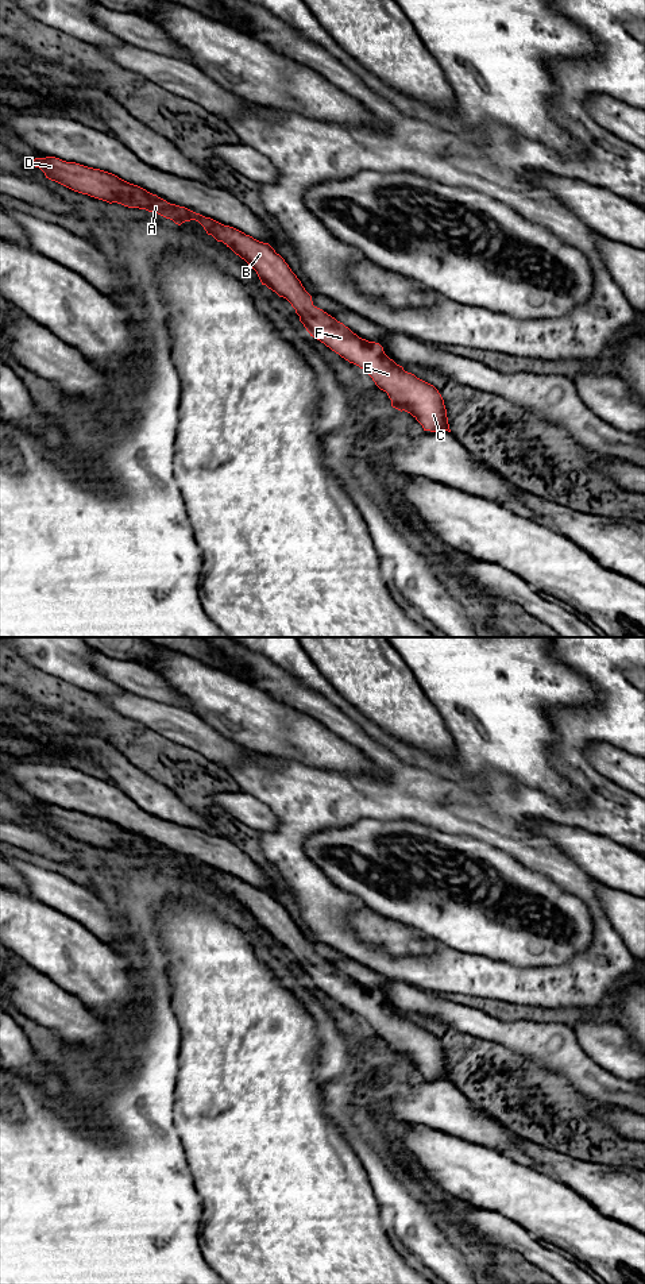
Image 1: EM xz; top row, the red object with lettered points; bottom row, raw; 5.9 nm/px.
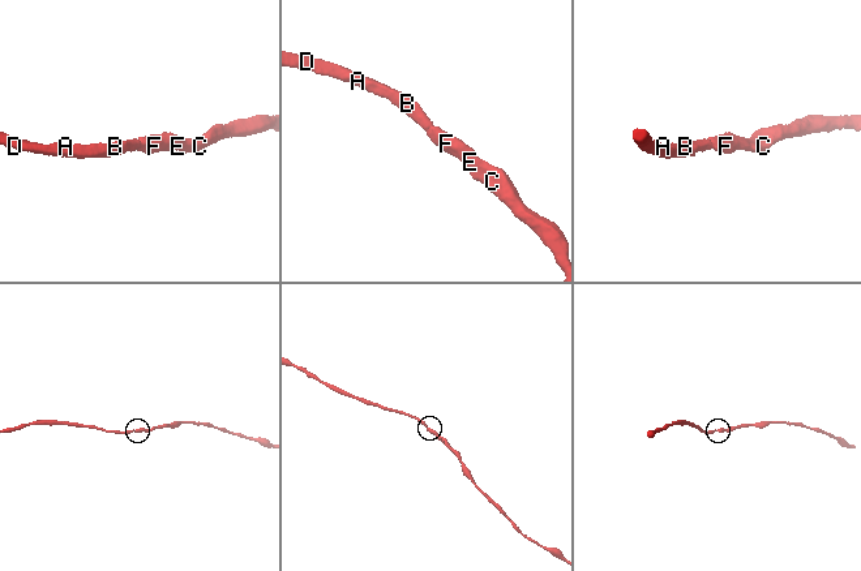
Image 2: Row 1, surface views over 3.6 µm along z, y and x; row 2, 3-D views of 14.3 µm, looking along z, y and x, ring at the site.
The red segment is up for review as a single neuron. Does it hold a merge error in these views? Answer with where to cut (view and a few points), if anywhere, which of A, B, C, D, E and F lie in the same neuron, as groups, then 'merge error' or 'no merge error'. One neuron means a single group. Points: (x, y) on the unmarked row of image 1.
no cut; A B C D E F; no merge error

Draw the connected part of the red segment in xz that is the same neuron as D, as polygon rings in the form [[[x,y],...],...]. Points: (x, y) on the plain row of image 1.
[[[55,805],[35,806],[31,807],[31,811],[39,815],[46,826],[74,840],[109,852],[117,851],[128,856],[146,857],[170,867],[178,874],[190,868],[198,870],[208,883],[223,890],[244,907],[256,919],[262,933],[291,952],[310,984],[349,1011],[363,1017],[375,1033],[387,1041],[393,1056],[410,1061],[424,1079],[451,1080],[444,1048],[439,1038],[405,1019],[385,1002],[379,991],[359,986],[343,971],[314,955],[312,944],[269,891],[259,890],[233,875],[224,874],[185,855],[170,852],[112,821]]]

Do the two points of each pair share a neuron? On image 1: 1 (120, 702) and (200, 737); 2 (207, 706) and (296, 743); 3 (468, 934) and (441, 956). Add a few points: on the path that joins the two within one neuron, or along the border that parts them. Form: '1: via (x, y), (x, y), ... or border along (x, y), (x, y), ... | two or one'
1: via (141, 709), (180, 725) | one
2: via (228, 706), (263, 725), (274, 728) | one
3: border along (435, 939), (462, 951), (483, 956) | two

